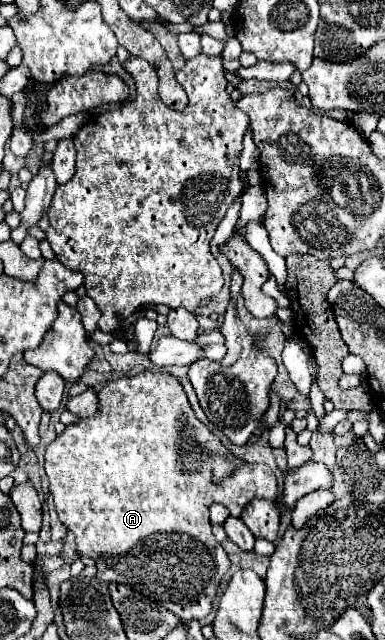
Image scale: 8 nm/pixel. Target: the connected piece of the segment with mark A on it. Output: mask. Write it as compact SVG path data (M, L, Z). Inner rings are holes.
M142 371L136 377L130 379L118 379L118 381L110 381L108 385L102 387L102 391L98 393L98 415L90 417L90 419L80 419L78 425L70 425L66 427L66 433L62 433L60 437L56 437L54 443L50 443L50 447L46 449L46 475L50 479L50 489L52 489L52 499L54 499L54 507L58 513L58 519L62 521L62 525L72 531L76 535L76 543L78 543L78 551L82 557L92 557L96 561L98 573L96 577L102 579L104 583L122 583L132 587L134 591L154 599L156 603L162 603L162 607L166 607L168 611L176 613L182 621L192 621L192 619L204 619L210 611L212 611L212 601L216 597L216 589L218 583L222 579L222 575L230 569L230 559L224 551L220 551L218 541L214 539L212 531L210 531L210 505L212 503L222 503L230 509L230 513L240 513L242 507L246 507L246 503L250 503L252 499L260 497L260 499L278 499L278 489L276 489L276 477L274 473L266 467L266 465L254 465L254 463L246 463L244 467L236 469L230 477L226 477L222 483L212 483L212 473L210 473L210 463L204 461L206 455L210 451L222 453L222 455L232 455L232 451L214 435L210 433L210 429L206 425L202 425L188 399L186 393L182 389L182 385L178 383L176 377L168 375L168 373L152 373L152 371Z

